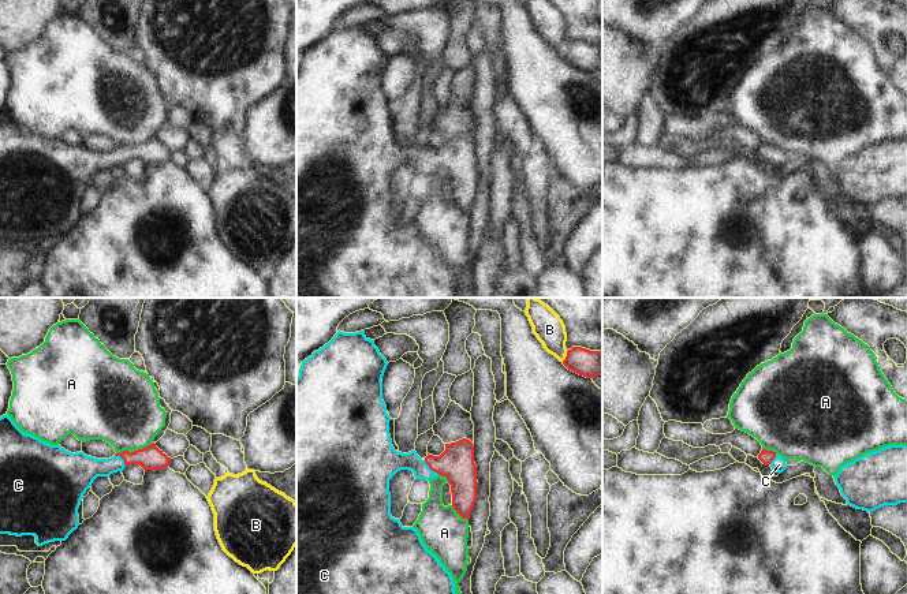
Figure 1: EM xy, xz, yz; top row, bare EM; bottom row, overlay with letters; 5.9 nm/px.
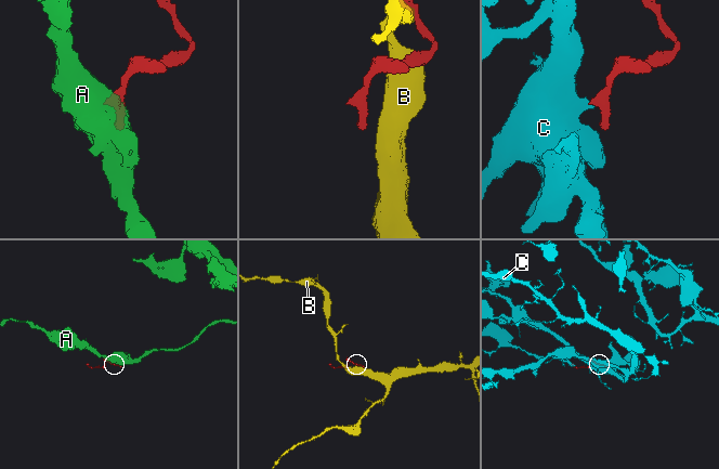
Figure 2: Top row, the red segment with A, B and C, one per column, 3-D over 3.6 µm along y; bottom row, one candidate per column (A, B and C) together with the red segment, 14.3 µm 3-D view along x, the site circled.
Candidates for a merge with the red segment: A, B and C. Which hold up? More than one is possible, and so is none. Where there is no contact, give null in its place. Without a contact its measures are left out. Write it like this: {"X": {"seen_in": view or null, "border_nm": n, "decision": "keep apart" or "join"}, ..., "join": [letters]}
{"A": {"seen_in": "xy", "border_nm": 240, "decision": "keep apart"}, "B": {"seen_in": "xz", "border_nm": 70, "decision": "keep apart"}, "C": {"seen_in": "xz", "border_nm": 130, "decision": "join"}, "join": ["C"]}

